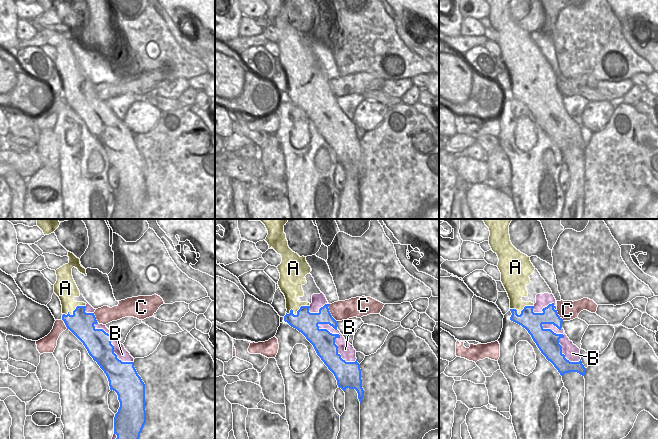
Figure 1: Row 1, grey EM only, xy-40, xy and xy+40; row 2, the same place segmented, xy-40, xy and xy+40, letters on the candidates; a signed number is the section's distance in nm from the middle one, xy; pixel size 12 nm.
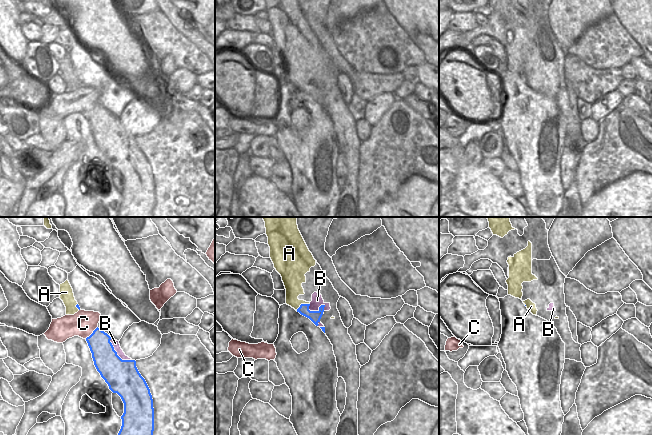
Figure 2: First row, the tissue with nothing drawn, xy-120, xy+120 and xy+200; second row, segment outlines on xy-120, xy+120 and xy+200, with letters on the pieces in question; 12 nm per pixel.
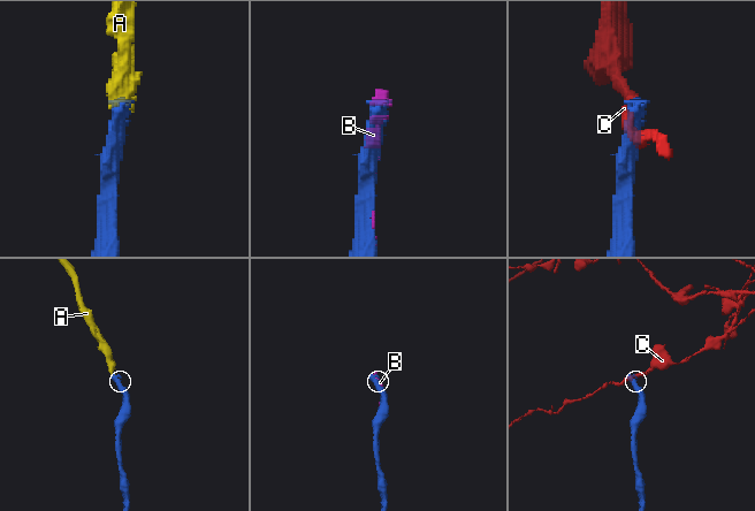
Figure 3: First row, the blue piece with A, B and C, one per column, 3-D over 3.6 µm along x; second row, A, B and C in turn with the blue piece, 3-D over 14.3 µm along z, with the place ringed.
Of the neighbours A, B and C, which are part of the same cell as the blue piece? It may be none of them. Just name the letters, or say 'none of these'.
A

